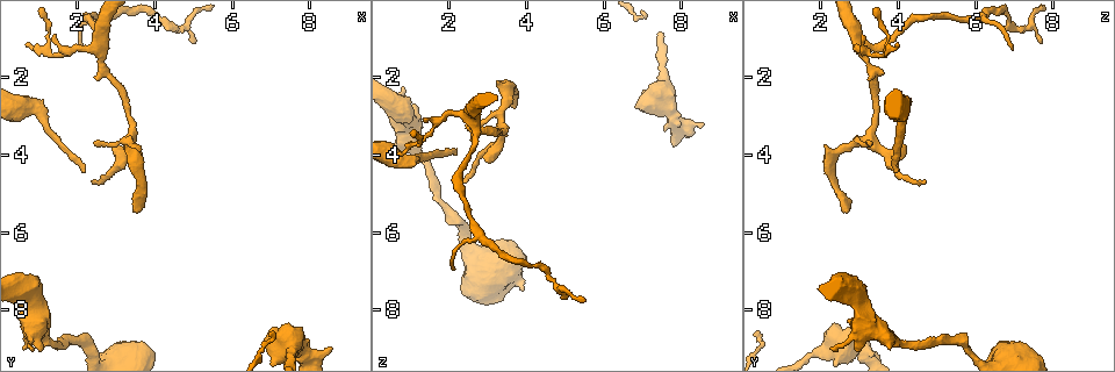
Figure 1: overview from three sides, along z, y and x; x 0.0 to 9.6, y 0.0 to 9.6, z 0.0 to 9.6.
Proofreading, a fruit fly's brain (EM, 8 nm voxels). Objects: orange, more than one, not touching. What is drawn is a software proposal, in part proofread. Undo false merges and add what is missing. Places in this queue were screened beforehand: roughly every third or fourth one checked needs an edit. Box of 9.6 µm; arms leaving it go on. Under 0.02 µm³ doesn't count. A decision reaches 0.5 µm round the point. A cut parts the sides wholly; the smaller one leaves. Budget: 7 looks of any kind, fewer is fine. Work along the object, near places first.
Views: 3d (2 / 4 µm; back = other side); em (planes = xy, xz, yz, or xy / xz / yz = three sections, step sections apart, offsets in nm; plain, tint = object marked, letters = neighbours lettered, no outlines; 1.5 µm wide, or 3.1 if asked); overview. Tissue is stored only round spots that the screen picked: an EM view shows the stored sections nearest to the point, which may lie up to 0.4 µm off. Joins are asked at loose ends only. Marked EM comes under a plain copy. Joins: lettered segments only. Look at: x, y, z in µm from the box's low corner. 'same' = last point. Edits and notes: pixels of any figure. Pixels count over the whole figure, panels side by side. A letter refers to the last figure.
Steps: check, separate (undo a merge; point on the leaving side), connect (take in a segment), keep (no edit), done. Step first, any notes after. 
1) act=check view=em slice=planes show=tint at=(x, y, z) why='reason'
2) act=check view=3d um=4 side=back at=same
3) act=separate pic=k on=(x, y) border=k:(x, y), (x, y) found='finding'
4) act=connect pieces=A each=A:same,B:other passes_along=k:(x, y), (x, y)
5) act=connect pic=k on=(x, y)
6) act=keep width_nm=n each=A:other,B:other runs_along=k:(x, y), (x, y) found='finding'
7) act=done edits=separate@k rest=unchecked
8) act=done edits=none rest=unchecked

act=check view=3d um=2 at=(0.65, 1.20, 4.05) why='branch stops here'

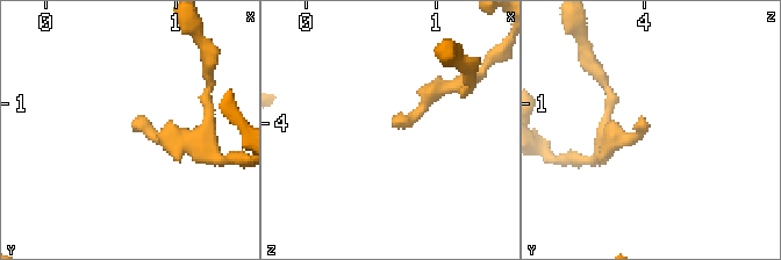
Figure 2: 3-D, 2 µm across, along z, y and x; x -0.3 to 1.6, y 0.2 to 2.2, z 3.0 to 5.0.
act=check view=em slice=xy step=4 show=tint at=(0.64, 1.16, 4.00)

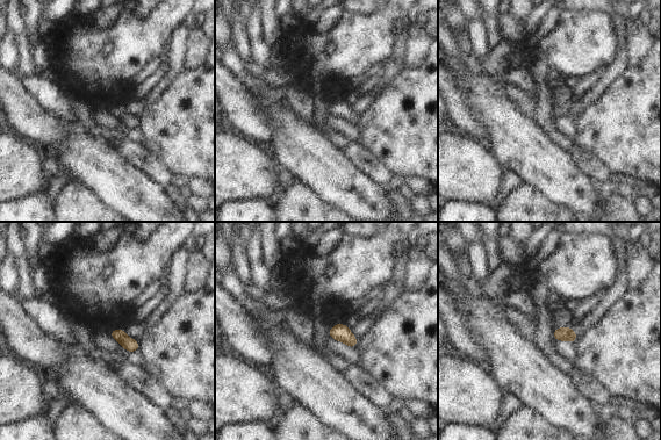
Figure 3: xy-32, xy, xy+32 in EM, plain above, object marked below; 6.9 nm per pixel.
act=check view=em slice=xy step=4 show=letters at=same

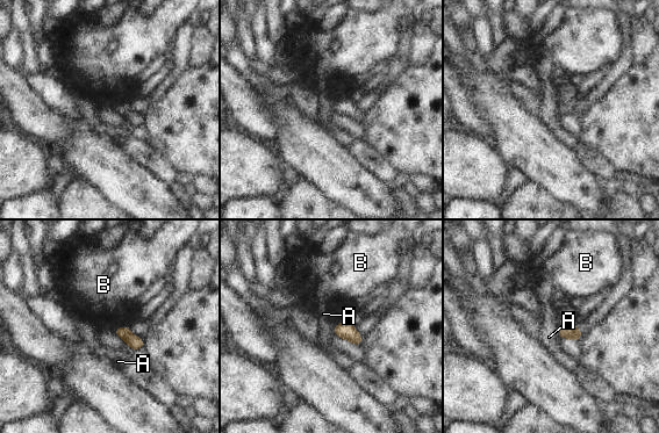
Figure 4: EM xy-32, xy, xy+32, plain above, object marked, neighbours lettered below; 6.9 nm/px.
act=keep each=A:other,B:other border=4:(559, 326), (557, 331), (558, 337) found='none of them fits'

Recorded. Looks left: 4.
act=check view=em slice=planes show=letters at=(1.05, 9.00, 3.00) why='thick end'

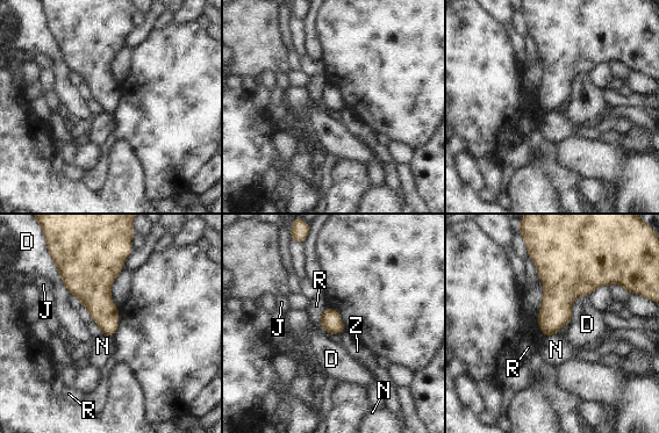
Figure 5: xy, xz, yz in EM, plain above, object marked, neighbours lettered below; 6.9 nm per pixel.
act=keep longest_contact=D:220nm each=D:other,J:other,N:other,R:other,Z:other border=5:(324, 307), (321, 327), (339, 334) found='no lettered segment goes on from it'

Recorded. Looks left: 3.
act=check view=3d um=4 at=(8.55, 9.00, 3.20) why='branch stops here'

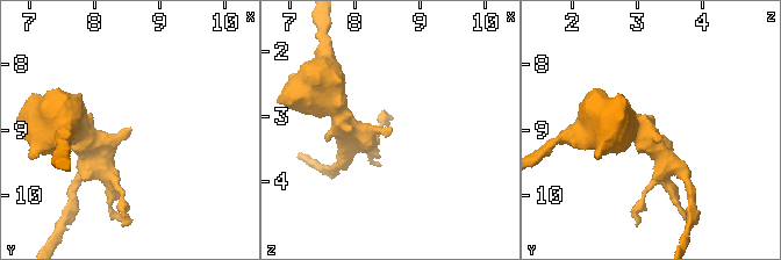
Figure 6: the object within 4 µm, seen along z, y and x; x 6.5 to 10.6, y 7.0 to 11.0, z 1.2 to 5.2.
act=check view=em slice=planes show=letters at=(8.55, 8.95, 3.20)

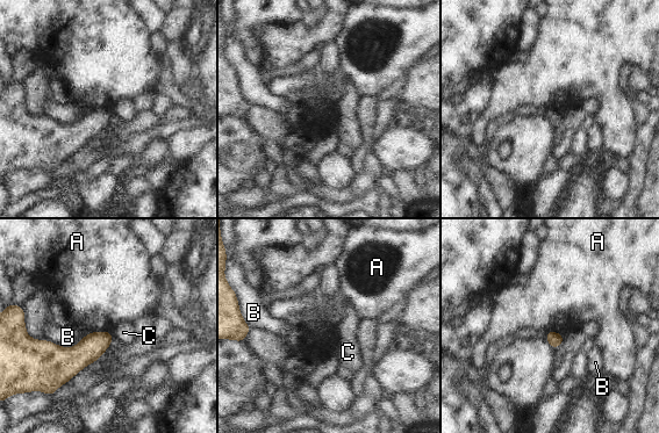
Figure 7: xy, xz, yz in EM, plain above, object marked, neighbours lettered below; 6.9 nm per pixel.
act=keep each=A:other,B:other,C:other border=7:(109, 330), (85, 334) found='none of them fits'

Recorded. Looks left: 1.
act=done edits=none rest=unchecked

